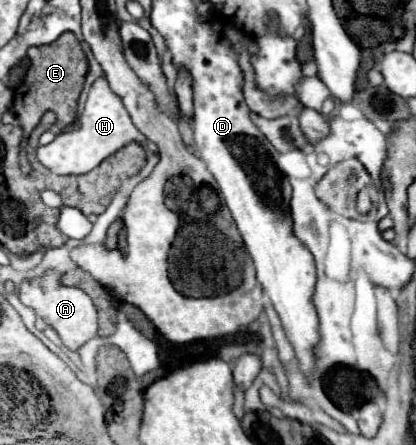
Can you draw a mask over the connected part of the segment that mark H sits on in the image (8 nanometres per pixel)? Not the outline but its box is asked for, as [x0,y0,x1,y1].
[35,76,157,176]

